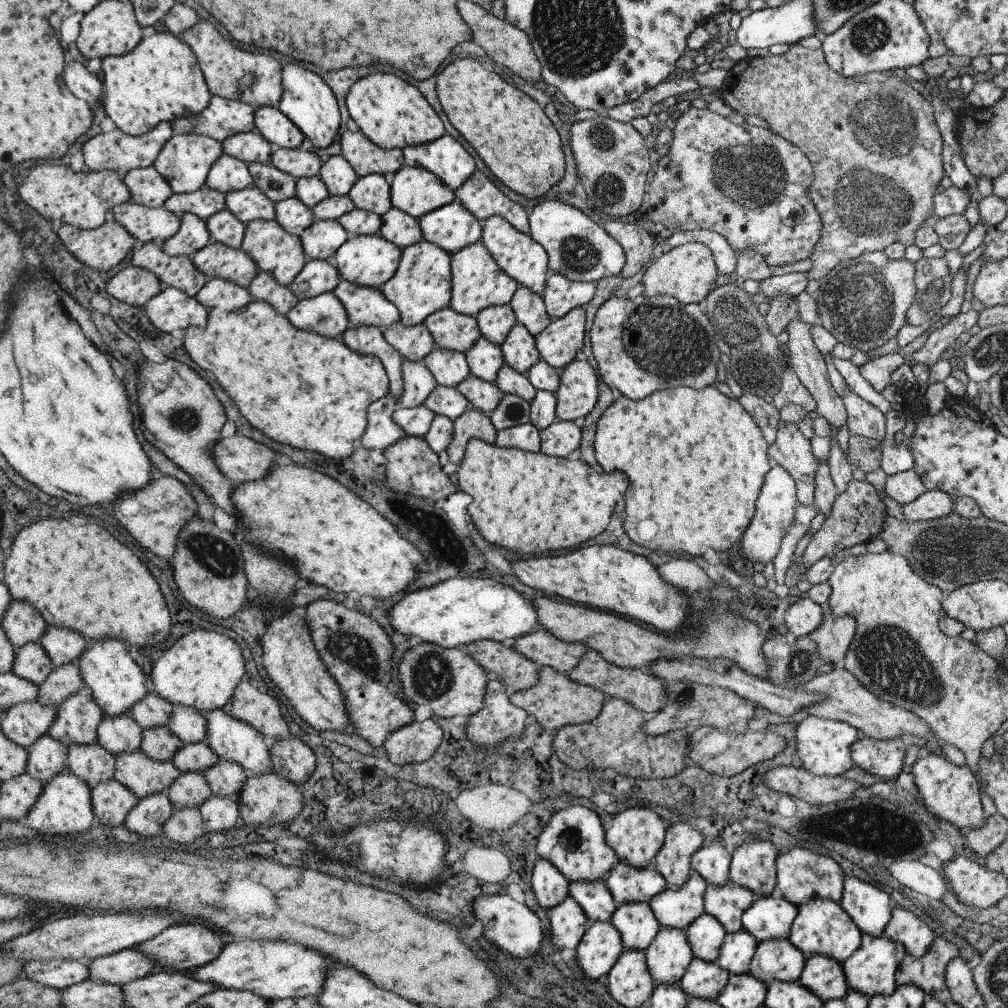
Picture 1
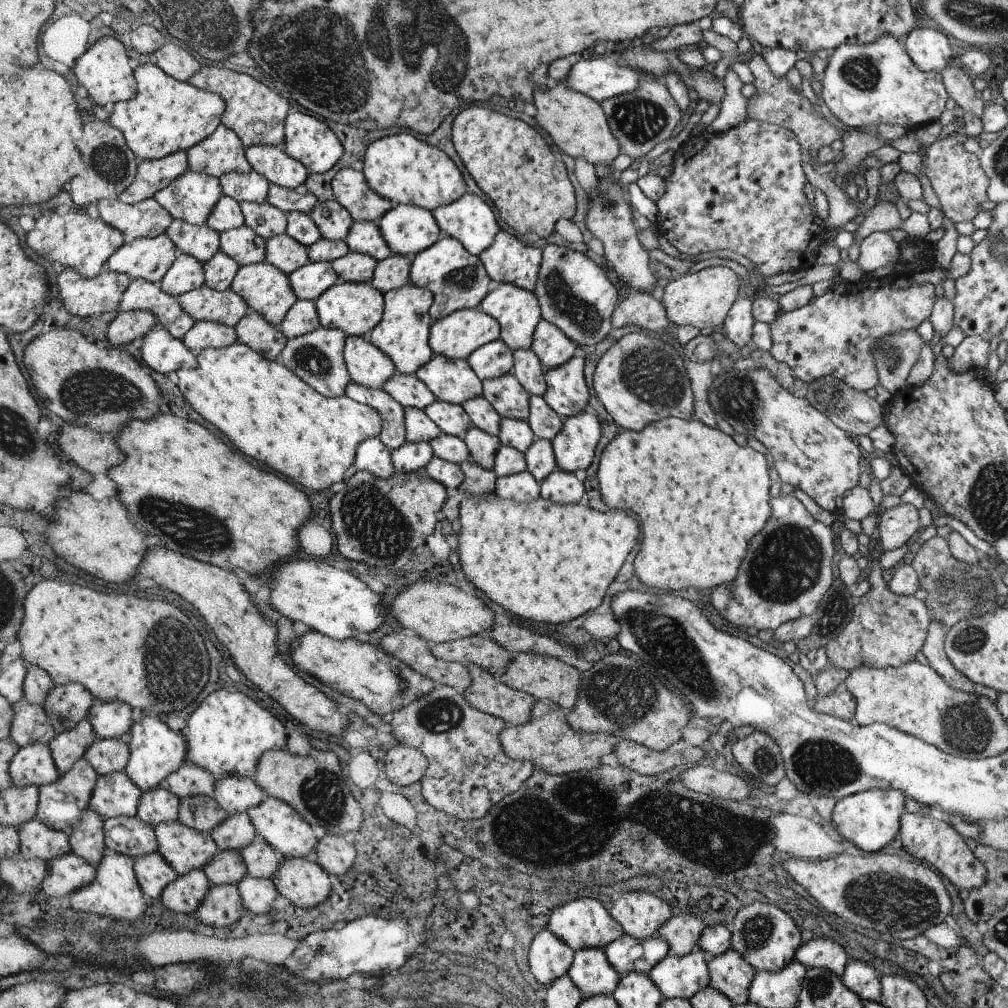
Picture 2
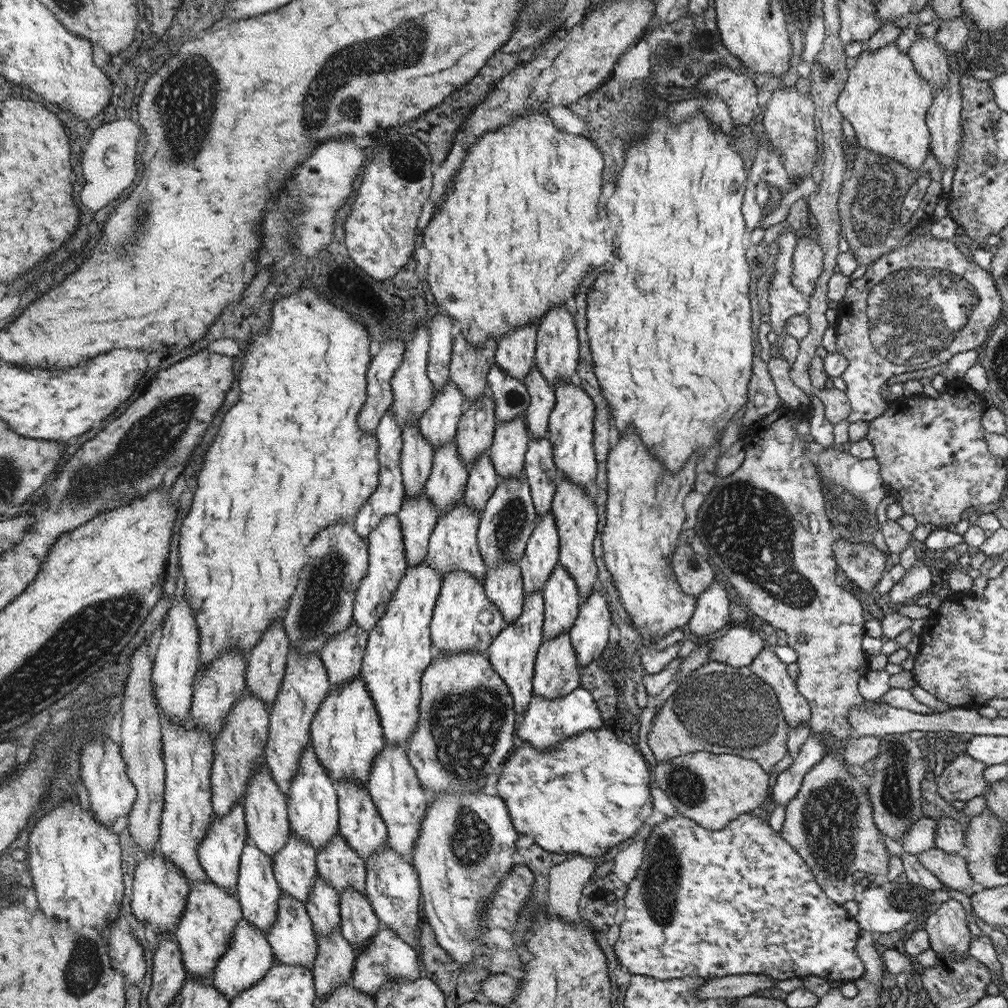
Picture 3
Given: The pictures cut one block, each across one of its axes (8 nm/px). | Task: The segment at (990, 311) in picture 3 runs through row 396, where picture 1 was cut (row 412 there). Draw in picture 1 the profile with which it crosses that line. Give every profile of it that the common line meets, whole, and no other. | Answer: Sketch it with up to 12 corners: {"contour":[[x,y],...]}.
{"contour":[[825,354],[831,388],[845,406],[849,436],[885,438],[885,416],[855,396]]}

